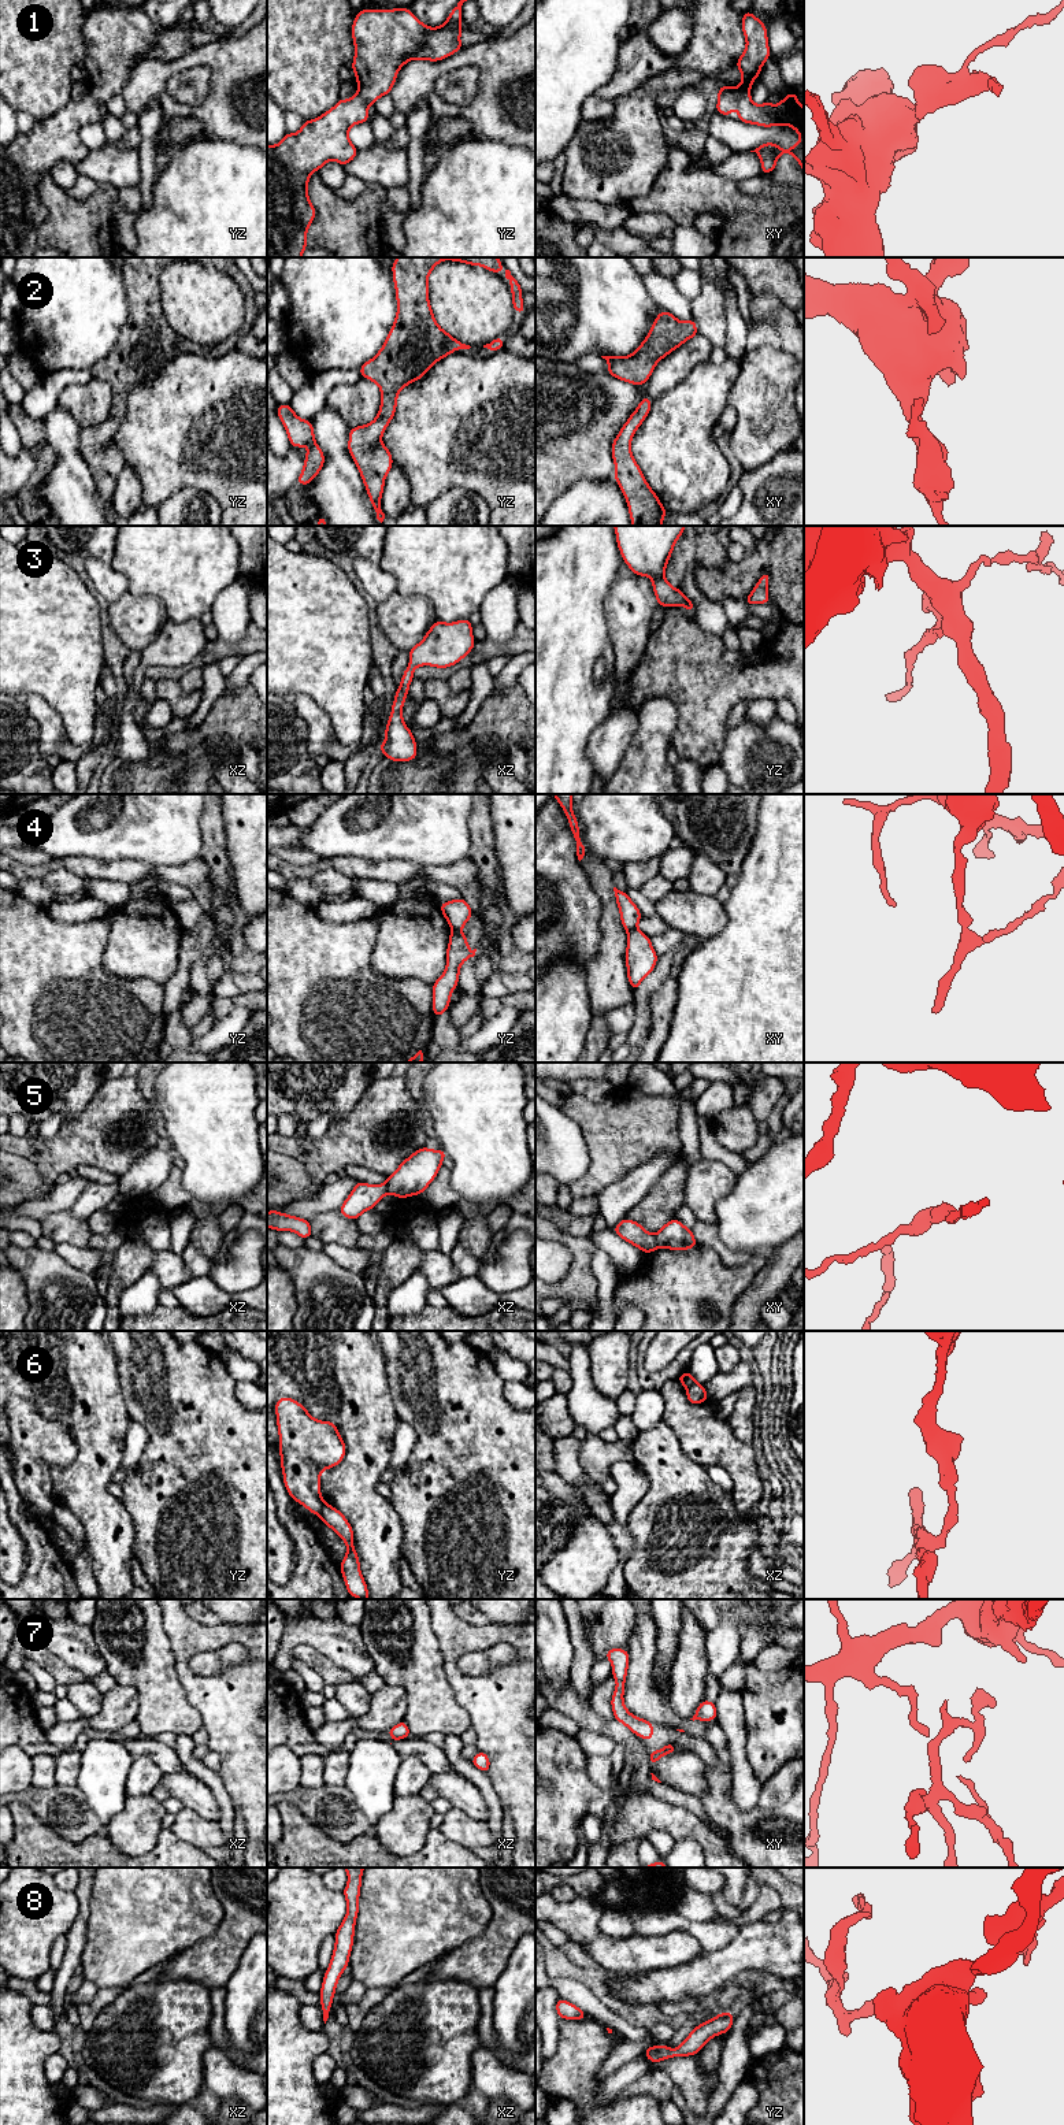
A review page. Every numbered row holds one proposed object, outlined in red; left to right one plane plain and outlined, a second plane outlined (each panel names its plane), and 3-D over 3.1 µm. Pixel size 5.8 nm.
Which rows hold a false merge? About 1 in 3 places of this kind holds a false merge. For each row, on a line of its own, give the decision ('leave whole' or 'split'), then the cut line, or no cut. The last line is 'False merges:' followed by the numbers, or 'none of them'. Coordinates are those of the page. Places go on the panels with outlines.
1: leave whole; no cut
2: leave whole; no cut
3: leave whole; no cut
4: split; cut in xy along (636, 926), (627, 933)
5: split; cut in xy along (653, 1235), (659, 1246)
6: split; cut in yz along (323, 1502), (319, 1515)
7: split; cut in xz along (393, 1738), (397, 1739)
8: leave whole; no cut
False merges: 4, 5, 6, 7

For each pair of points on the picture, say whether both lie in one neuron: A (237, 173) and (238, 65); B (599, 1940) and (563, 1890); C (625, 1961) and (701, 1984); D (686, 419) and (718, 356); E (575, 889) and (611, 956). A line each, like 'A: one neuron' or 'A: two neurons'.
A: two neurons
B: two neurons
C: two neurons
D: two neurons
E: two neurons

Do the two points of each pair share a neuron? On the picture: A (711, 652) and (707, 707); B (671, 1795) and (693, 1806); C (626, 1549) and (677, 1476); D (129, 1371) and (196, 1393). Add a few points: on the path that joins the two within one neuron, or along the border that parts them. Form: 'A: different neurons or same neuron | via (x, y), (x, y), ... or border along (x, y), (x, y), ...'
A: same neuron | via (707, 666), (707, 693)
B: same neuron | via (677, 1798), (688, 1801)
C: different neurons | border along (625, 1527), (631, 1535), (631, 1556), (626, 1561)
D: same neuron | via (145, 1371), (154, 1371), (170, 1387), (180, 1391)

